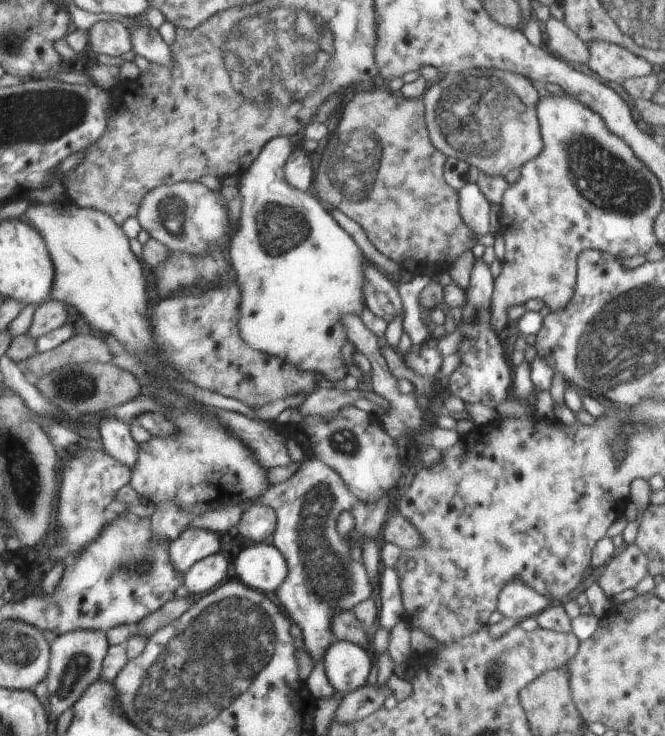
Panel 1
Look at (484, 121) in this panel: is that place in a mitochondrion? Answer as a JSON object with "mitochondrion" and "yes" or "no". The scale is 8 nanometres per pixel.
{"mitochondrion":"yes"}

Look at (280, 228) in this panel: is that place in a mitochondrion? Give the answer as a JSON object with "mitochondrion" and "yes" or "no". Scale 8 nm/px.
{"mitochondrion":"yes"}

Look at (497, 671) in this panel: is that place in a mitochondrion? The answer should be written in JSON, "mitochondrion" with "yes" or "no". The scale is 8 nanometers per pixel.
{"mitochondrion":"yes"}

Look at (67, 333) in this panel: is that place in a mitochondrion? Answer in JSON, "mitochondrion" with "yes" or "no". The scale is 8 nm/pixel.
{"mitochondrion":"no"}

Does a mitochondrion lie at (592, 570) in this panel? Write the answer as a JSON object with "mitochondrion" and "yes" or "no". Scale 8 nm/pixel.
{"mitochondrion":"no"}

